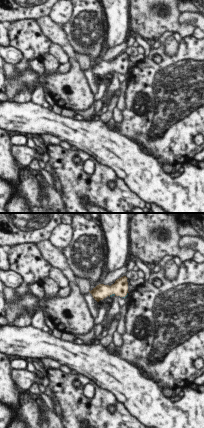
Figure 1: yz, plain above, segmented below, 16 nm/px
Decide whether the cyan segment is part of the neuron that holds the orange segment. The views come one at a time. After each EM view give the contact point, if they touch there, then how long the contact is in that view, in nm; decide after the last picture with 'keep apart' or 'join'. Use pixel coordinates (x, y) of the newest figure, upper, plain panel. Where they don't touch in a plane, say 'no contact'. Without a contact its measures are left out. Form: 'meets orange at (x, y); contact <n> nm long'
meets orange at (112, 69); contact 120 nm long

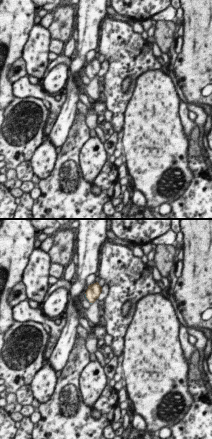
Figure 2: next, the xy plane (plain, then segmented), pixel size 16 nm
meets orange at (86, 73); contact 140 nm long

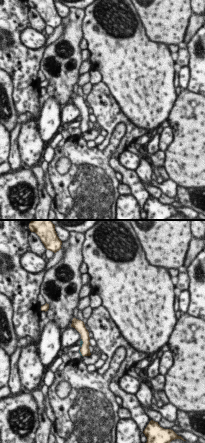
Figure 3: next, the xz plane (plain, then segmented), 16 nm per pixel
meets orange at (83, 119); contact 160 nm long

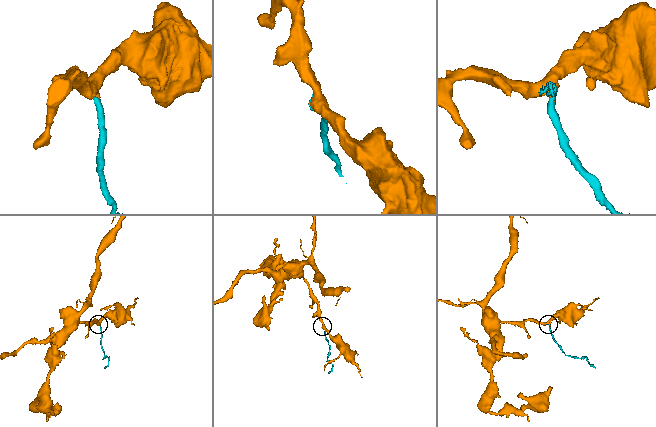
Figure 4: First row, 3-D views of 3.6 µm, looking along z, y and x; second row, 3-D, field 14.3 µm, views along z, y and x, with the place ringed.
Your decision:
join

